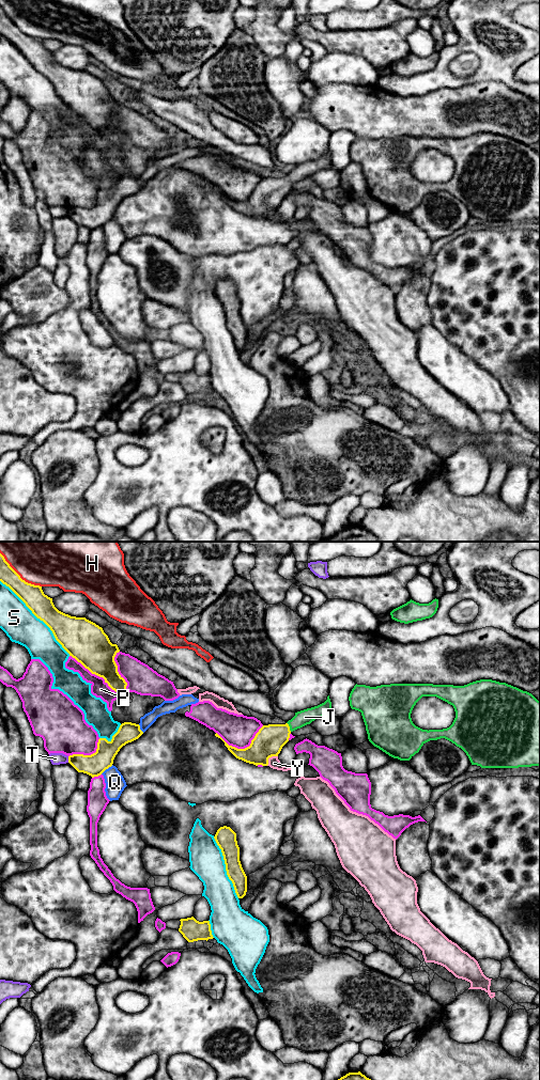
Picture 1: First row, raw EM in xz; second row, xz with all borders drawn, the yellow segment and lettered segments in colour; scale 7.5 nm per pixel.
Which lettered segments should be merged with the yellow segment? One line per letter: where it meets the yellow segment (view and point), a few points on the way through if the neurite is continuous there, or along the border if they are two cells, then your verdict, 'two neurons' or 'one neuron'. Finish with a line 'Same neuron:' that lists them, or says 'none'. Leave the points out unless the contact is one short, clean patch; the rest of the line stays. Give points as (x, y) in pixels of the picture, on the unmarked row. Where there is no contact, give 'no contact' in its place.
H: contact xz (18, 28); two neurons
J: contact xz (289, 180); way xz (268, 194), (289, 180), (305, 170); one neuron
P: contact xz (95, 127); two neurons
Q: contact xz (106, 221); two neurons
S: contact xz (37, 71); two neurons
T: contact xz (68, 213); two neurons
Y: contact xz (270, 209); two neurons
Same neuron: J

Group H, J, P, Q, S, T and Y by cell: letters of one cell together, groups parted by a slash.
H / J / P / Q / S / T / Y

